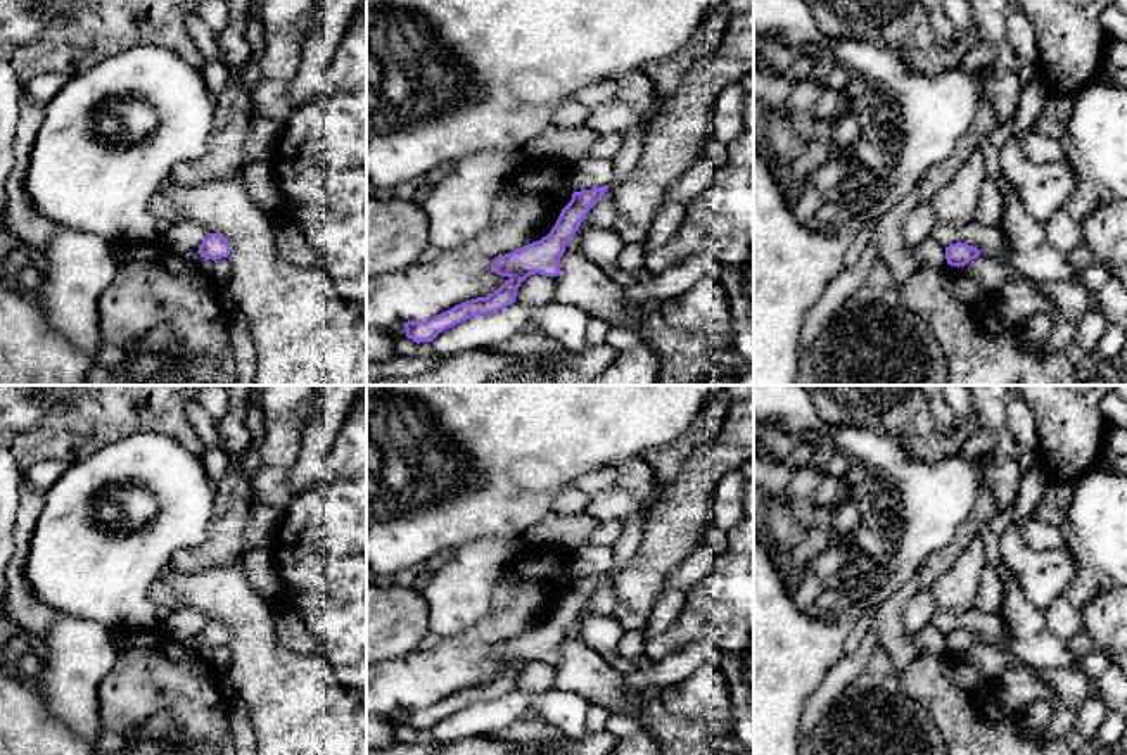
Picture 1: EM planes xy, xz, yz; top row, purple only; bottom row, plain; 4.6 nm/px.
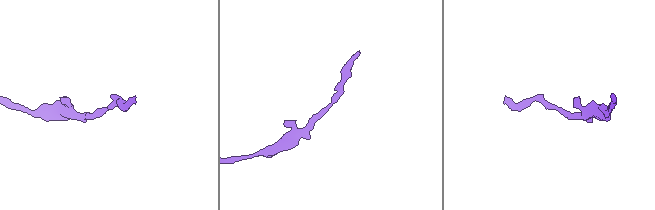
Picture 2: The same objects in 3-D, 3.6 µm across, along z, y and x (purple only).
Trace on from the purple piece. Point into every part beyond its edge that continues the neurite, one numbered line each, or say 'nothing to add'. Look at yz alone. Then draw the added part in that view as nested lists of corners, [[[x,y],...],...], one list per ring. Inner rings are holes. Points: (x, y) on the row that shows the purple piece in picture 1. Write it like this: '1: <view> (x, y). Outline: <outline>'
nothing to add

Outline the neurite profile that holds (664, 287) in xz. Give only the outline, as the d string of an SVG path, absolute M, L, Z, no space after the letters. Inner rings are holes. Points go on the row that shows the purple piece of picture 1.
M709 251L695 252L672 268L653 275L648 282L636 282L621 289L626 301L643 306L646 302L671 302L693 289L698 282L721 276L721 263L716 254Z

